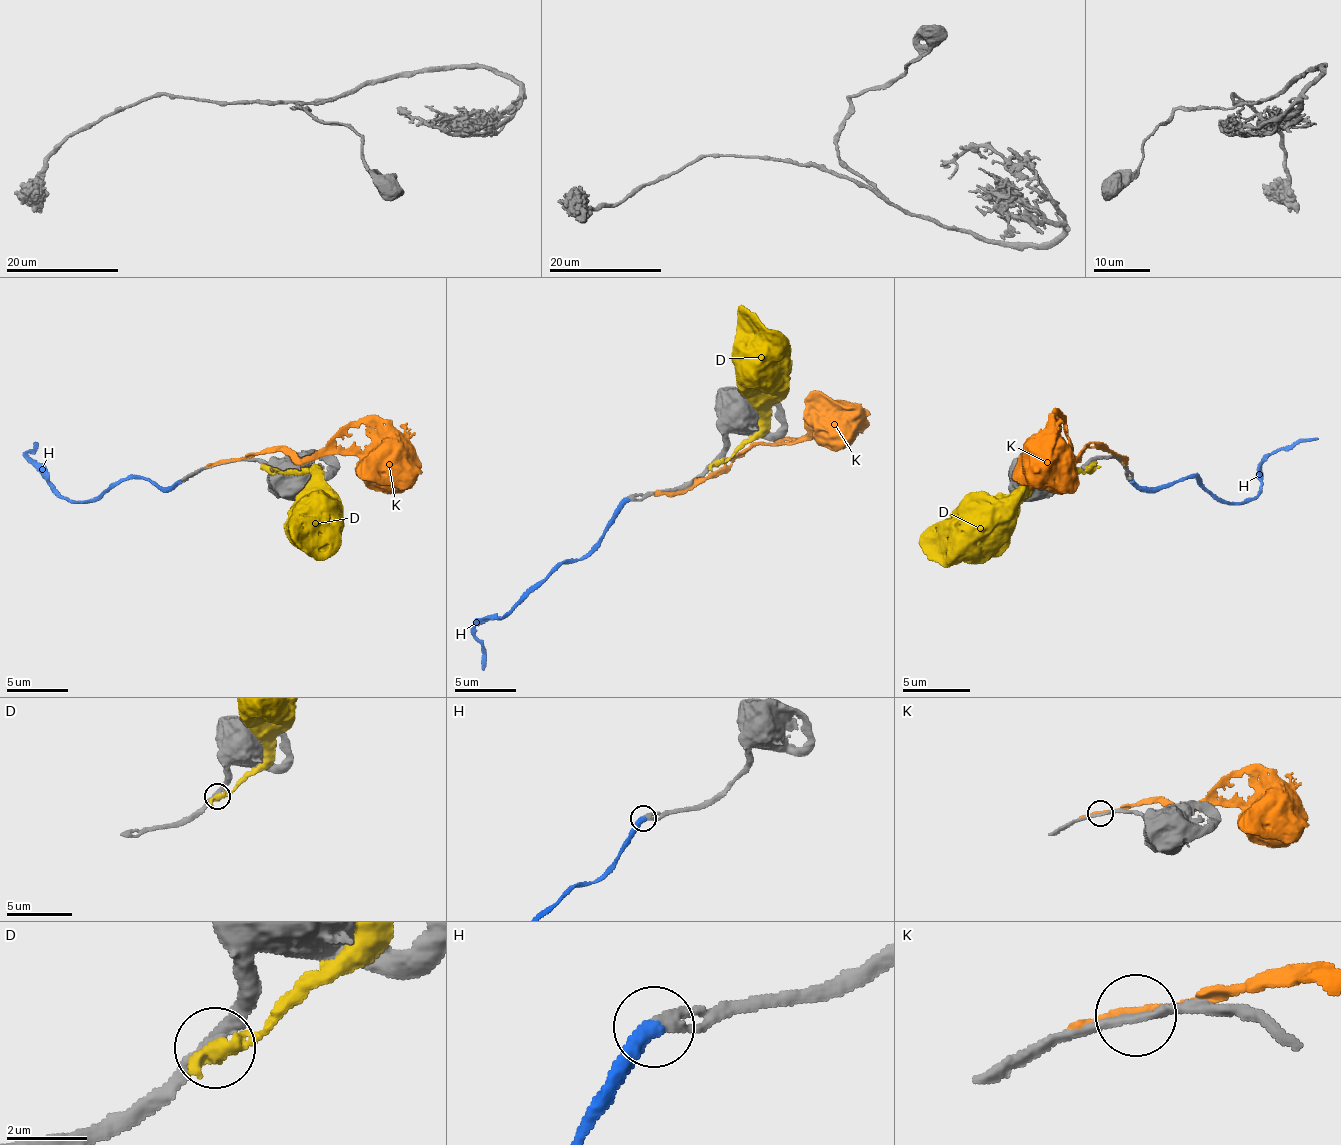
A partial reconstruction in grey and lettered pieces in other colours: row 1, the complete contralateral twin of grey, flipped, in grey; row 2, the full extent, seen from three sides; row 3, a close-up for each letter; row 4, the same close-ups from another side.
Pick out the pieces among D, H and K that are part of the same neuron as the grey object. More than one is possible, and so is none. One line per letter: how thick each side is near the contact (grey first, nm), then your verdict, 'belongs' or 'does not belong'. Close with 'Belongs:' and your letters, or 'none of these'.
D: 320/440 nm | does not belong
H: 340/360 nm | belongs
K: 260/280 nm | does not belong
Belongs: H

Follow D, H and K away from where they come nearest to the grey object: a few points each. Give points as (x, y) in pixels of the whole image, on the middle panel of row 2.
D: (715, 461), (725, 461), (759, 427), (759, 328), (740, 304)
H: (626, 498), (607, 532), (582, 557), (564, 560), (502, 619), (484, 619), (474, 628), (484, 650), (484, 671)
K: (675, 492), (709, 480), (762, 443), (802, 443), (817, 433), (848, 437), (870, 412)

